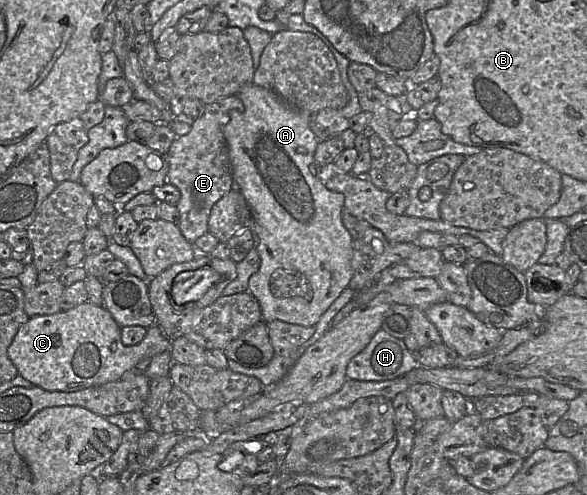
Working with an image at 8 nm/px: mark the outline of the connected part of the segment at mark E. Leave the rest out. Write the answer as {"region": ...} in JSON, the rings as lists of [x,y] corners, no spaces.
{"region":[[[237,94],[205,104],[203,114],[193,120],[190,131],[177,136],[167,152],[167,181],[180,191],[180,199],[176,204],[180,213],[178,227],[186,240],[192,244],[208,232],[208,220],[213,205],[232,189],[232,166],[223,134],[223,128],[230,120],[232,110],[244,110]]]}

